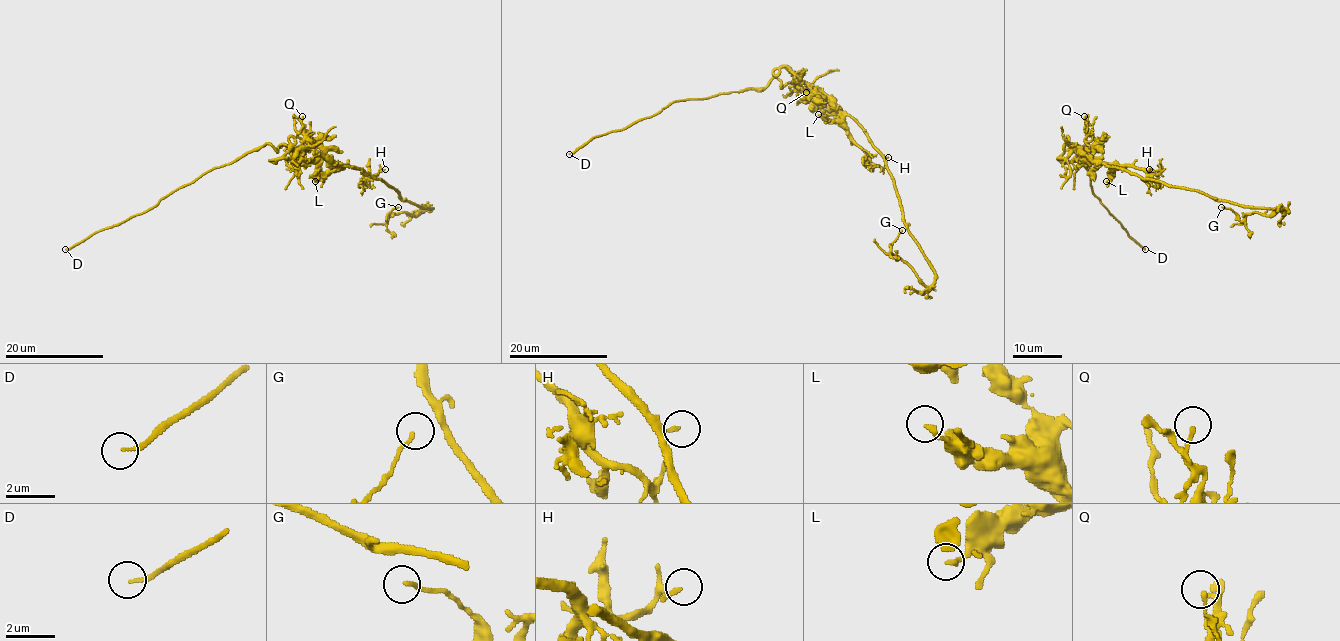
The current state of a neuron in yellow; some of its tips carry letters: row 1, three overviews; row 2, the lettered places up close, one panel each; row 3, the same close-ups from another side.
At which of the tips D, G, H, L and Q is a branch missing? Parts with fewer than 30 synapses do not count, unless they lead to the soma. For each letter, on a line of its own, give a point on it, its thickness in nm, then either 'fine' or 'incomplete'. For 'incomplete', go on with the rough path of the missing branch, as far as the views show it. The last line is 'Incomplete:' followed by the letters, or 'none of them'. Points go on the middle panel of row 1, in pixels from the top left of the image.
D: place (569, 154); calibre 140 nm; incomplete
G: place (902, 230); calibre 100 nm; fine
H: place (888, 157); calibre 170 nm; fine
L: place (818, 114); calibre 190 nm; fine
Q: place (806, 92); calibre 150 nm; fine
Incomplete: D

